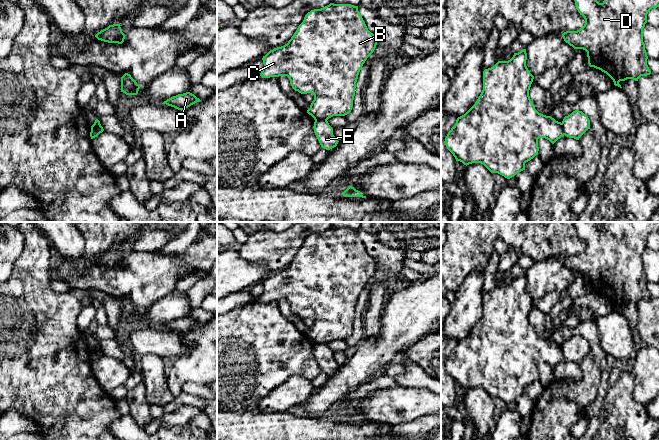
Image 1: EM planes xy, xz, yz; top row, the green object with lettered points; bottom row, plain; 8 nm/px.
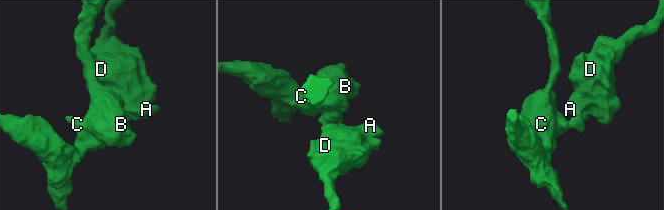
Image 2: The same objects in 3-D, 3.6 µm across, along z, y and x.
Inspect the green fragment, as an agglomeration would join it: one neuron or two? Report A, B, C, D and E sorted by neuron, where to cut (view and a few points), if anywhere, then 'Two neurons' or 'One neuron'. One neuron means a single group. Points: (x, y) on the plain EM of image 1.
Groups: A D E / B C. Split along xz (326, 343), (315, 344). Two neurons

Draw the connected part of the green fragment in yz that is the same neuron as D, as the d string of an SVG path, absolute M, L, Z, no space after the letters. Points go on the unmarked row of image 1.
M574 222L576 233L585 243L585 248L577 255L566 255L562 261L574 273L583 273L587 276L590 291L606 297L620 312L620 305L633 303L638 305L641 300L651 298L647 289L647 276L643 266L643 252L647 247L647 238L652 232L659 231L659 222L604 222L602 227L597 222Z

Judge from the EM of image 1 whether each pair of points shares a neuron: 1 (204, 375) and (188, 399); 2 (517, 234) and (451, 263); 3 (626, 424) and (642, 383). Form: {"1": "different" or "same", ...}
{"1": "different", "2": "same", "3": "different"}

